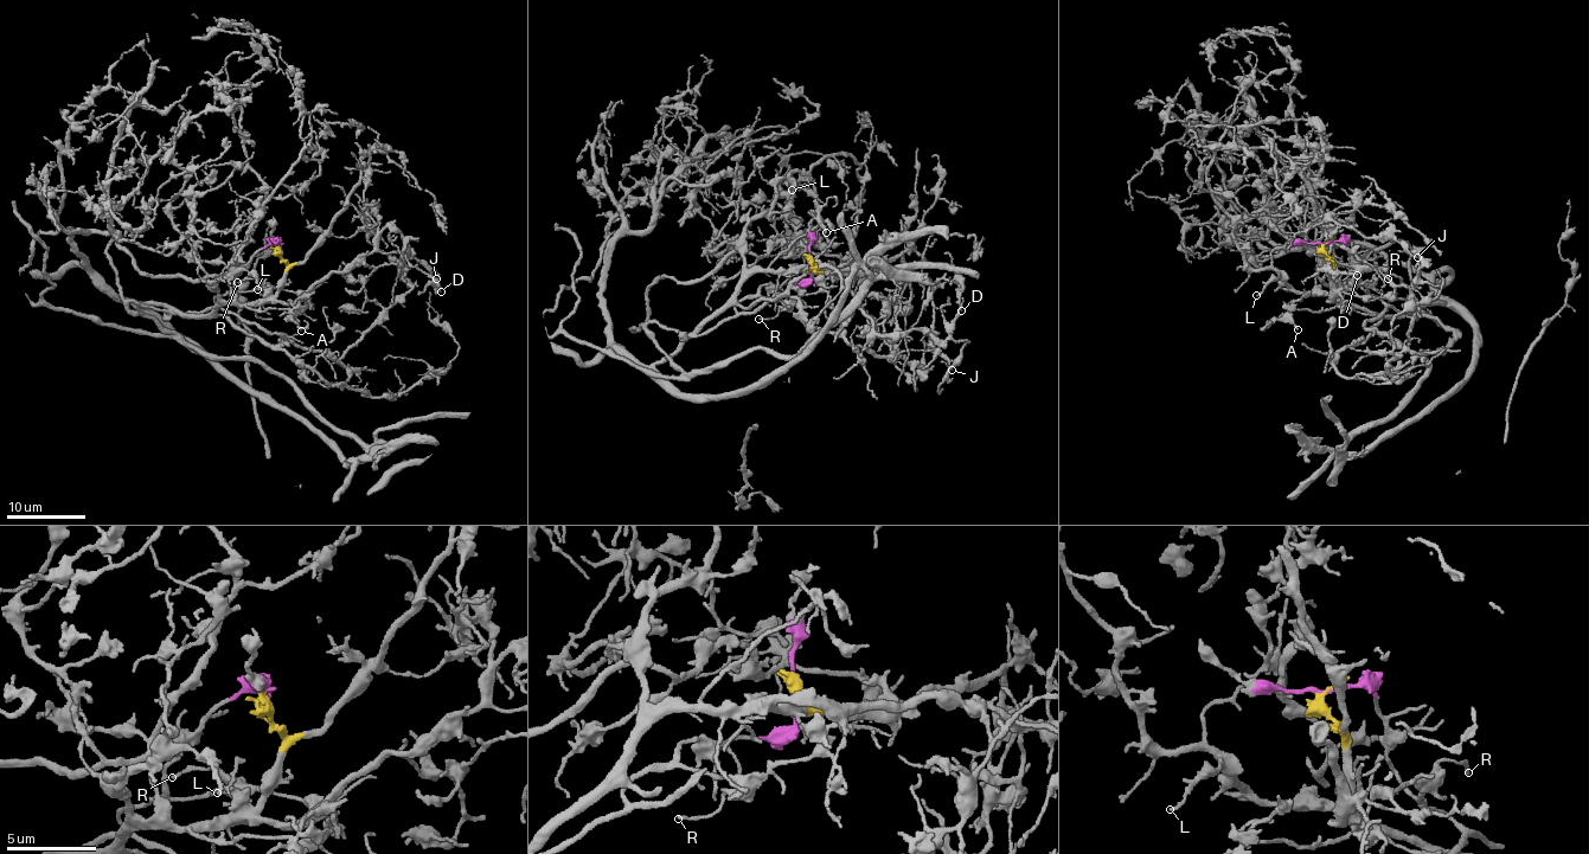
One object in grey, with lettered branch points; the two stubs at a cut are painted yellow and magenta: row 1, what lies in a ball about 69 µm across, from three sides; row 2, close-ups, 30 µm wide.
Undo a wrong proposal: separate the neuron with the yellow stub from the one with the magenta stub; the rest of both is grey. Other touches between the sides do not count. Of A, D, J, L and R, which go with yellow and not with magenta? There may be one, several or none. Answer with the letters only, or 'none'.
A, D, J, L

